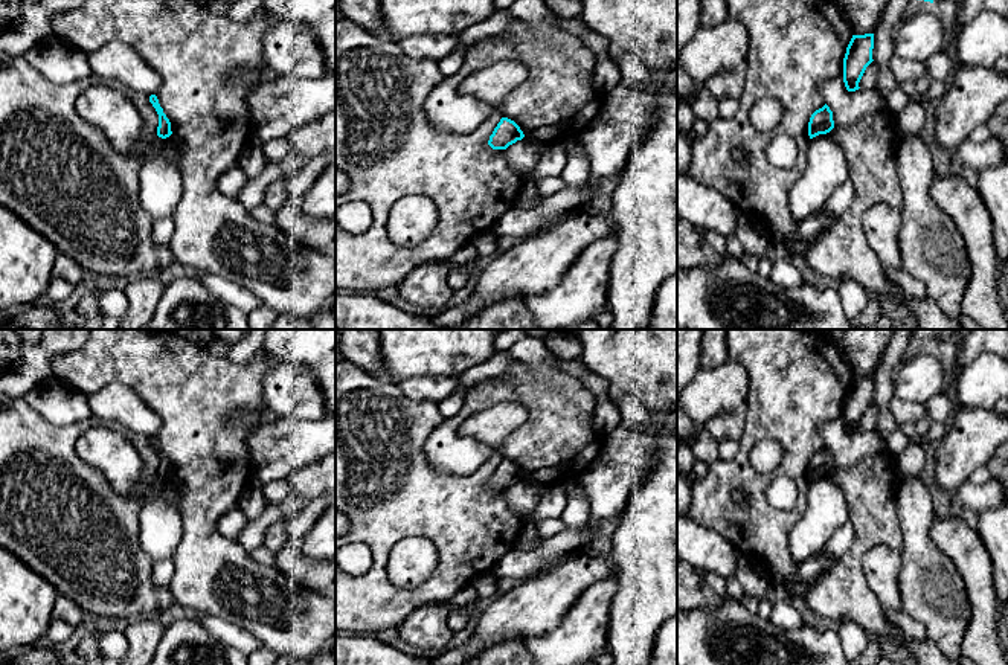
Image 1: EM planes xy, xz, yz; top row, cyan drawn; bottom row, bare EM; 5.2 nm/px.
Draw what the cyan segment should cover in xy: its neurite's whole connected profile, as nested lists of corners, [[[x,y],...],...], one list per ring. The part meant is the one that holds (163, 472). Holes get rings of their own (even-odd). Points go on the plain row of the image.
[[[151,436],[149,444],[152,445],[152,448],[156,450],[156,453],[159,456],[157,477],[162,479],[162,480],[169,479],[172,476],[171,464],[166,459],[166,456],[163,455],[163,450],[160,448],[157,438]]]

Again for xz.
[[[502,459],[493,476],[490,477],[488,487],[493,491],[506,491],[509,487],[522,482],[523,479],[523,473],[514,462]]]

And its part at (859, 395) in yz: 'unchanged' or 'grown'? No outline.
unchanged

